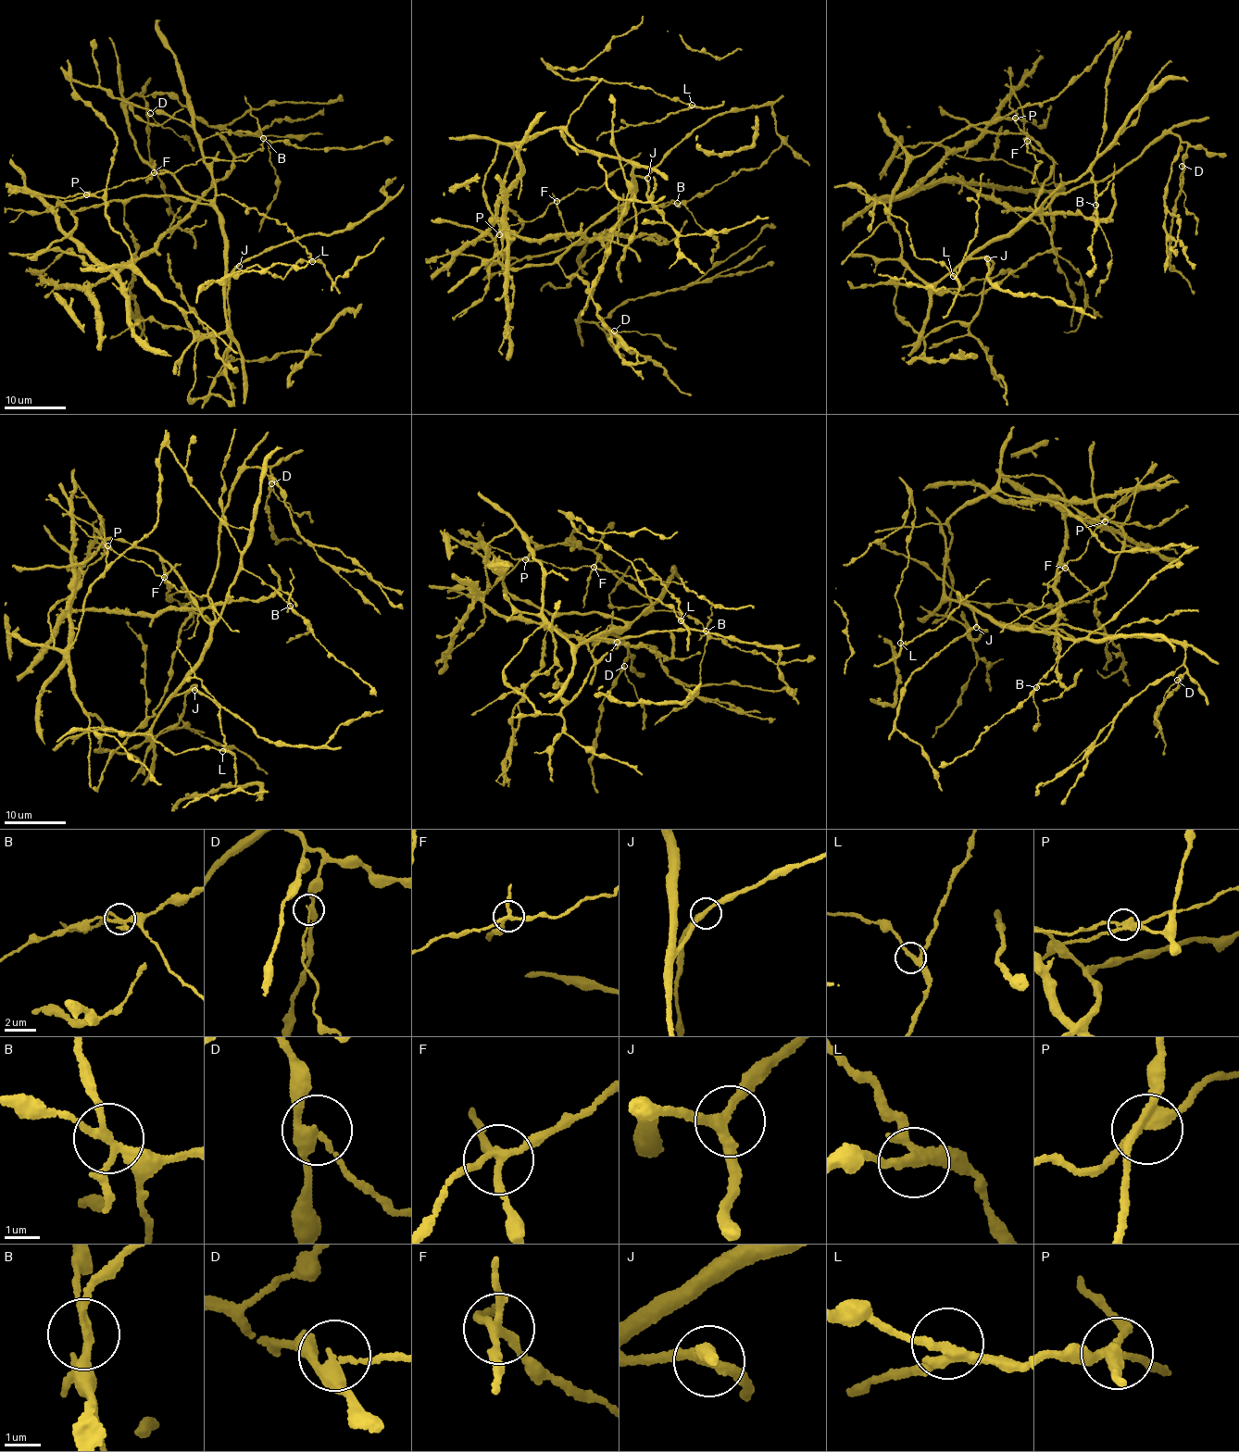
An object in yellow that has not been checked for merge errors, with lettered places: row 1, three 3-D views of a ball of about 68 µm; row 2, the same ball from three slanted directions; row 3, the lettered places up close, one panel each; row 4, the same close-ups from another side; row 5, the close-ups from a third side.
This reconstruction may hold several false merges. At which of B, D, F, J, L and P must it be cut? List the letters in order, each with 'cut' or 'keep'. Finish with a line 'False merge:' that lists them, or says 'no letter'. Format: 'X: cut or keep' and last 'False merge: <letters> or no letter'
B: cut
D: cut
F: cut
J: keep
L: keep
P: keep
False merge: B, D, F

